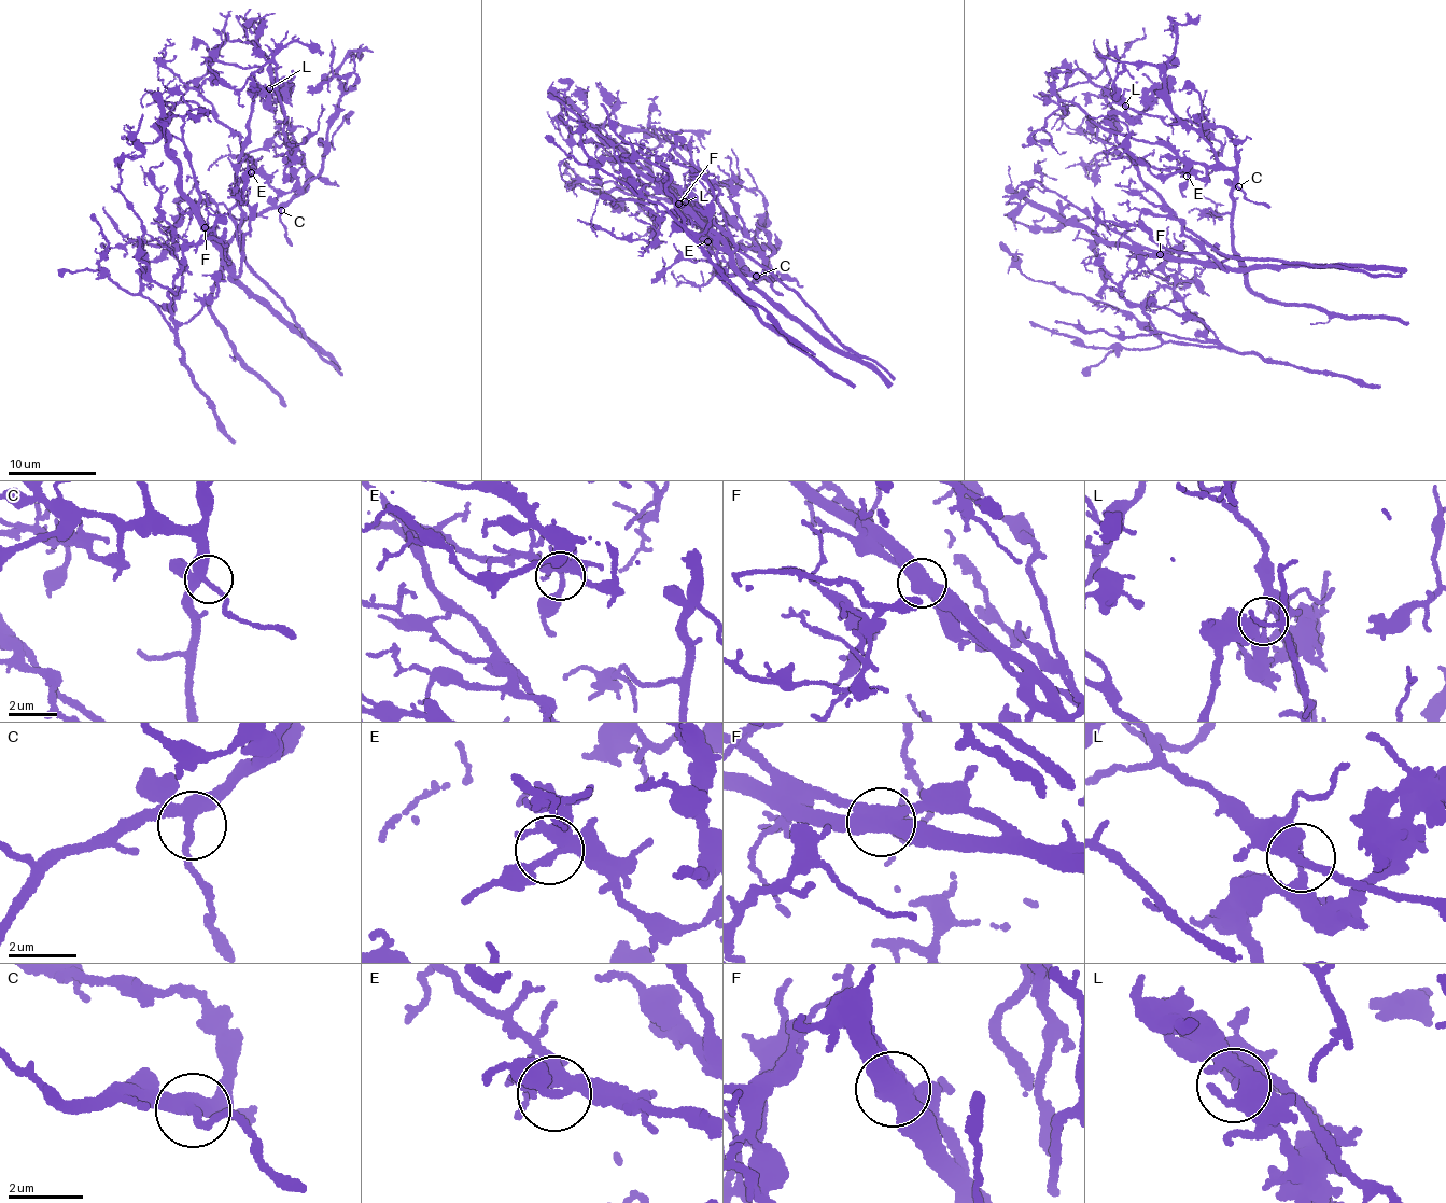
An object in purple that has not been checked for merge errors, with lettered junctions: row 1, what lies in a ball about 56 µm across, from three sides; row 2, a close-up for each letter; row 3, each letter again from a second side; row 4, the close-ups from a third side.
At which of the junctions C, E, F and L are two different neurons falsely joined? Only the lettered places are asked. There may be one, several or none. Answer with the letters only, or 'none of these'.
F, L

